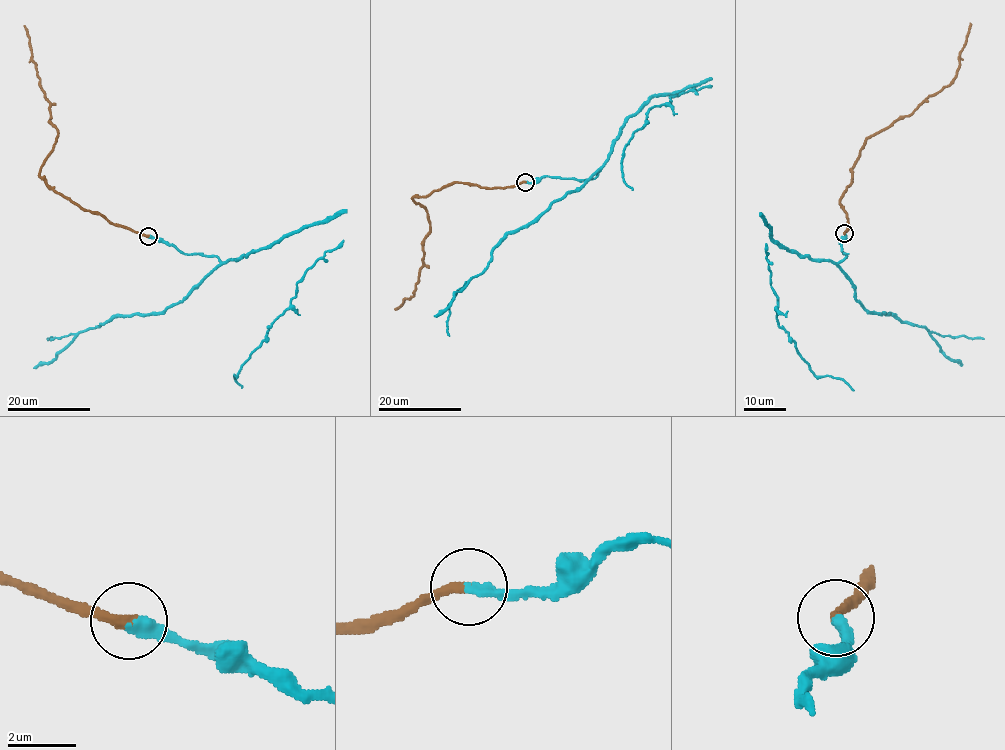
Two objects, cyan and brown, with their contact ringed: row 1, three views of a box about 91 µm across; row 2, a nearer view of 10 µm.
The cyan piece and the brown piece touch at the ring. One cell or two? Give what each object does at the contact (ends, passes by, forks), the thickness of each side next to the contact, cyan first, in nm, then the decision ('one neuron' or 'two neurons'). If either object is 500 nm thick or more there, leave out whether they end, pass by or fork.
cyan ends; brown ends; calibres 360 and 300 nm; one neuron

